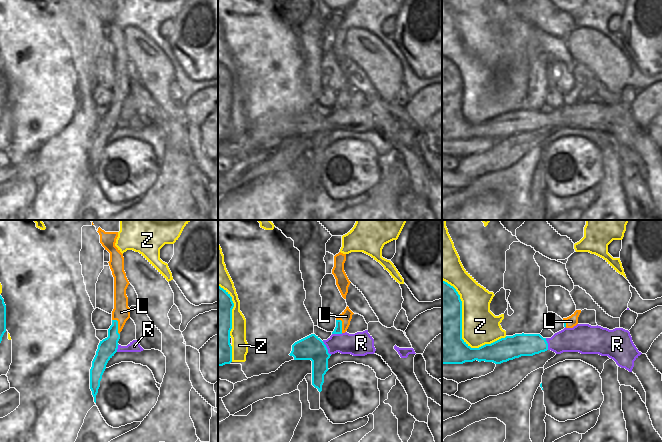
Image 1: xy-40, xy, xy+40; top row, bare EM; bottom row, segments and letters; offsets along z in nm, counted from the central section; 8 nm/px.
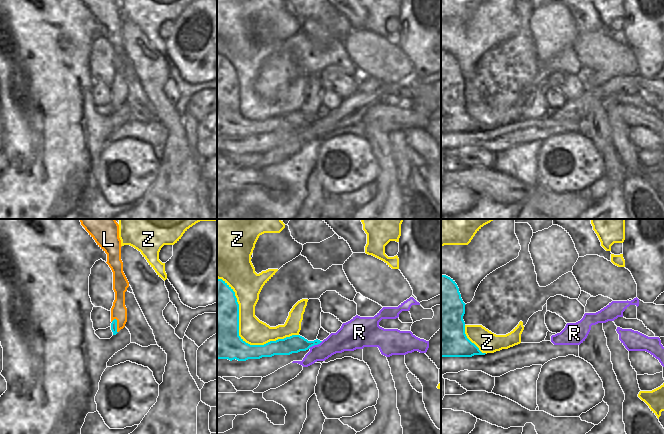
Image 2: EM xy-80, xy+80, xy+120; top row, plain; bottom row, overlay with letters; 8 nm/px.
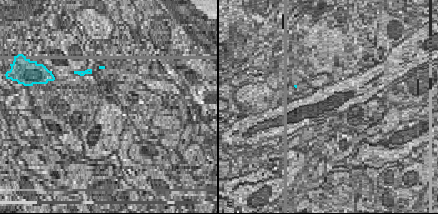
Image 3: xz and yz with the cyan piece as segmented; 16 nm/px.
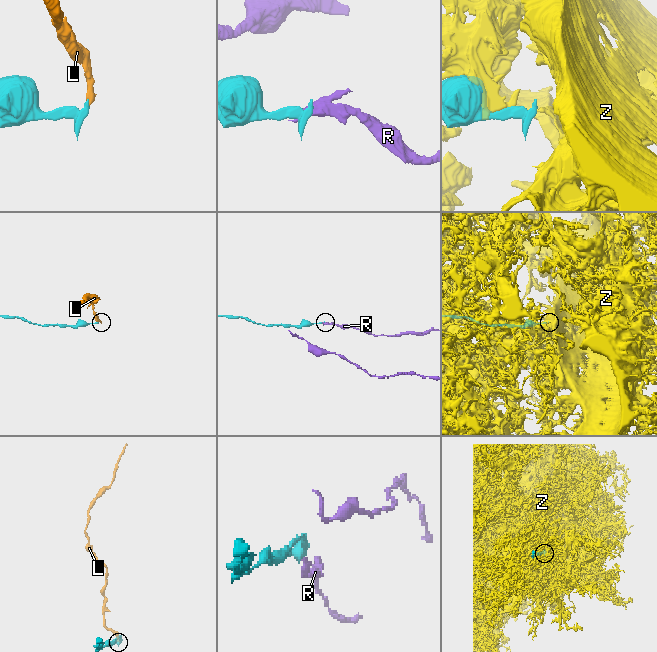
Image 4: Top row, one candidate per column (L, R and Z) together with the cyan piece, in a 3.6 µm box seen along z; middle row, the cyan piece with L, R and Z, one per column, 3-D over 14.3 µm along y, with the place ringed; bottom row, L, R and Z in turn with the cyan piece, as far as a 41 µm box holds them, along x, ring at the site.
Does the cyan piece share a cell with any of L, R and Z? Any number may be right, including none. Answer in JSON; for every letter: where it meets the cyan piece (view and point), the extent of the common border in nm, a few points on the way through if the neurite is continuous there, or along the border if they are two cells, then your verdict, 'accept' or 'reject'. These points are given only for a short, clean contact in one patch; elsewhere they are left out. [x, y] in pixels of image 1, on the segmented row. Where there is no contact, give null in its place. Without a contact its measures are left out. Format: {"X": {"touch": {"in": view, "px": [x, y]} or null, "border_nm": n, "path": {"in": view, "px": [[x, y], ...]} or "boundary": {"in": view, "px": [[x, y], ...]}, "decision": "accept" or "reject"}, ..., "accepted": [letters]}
{"L": {"touch": {"in": "xy-40", "px": [117, 325]}, "border_nm": 140, "decision": "reject"}, "R": {"touch": {"in": "xy", "px": [326, 348]}, "border_nm": 130, "path": {"in": "xy", "px": [[312, 348], [326, 348], [334, 344], [356, 344]]}, "decision": "accept"}, "Z": {"touch": {"in": "xy+40", "px": [461, 329]}, "border_nm": 700, "decision": "reject"}, "accepted": ["R"]}

